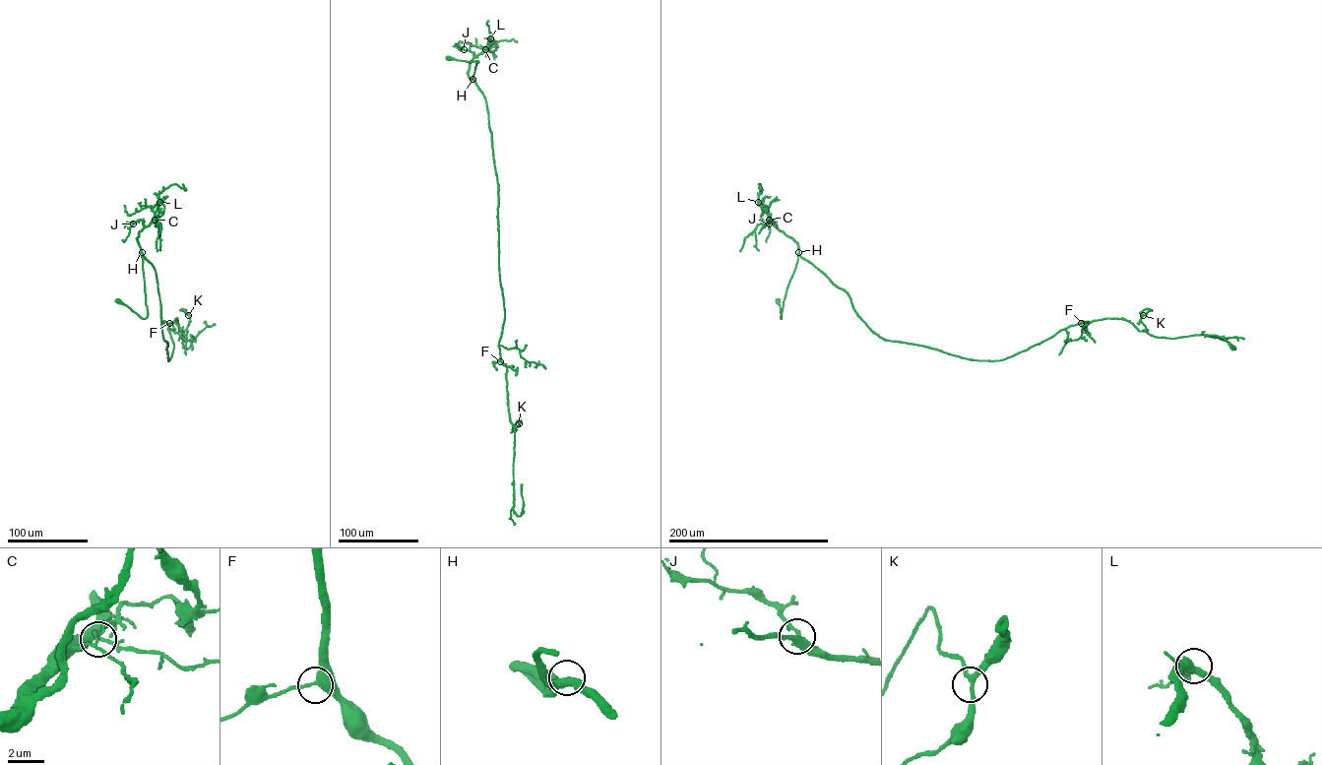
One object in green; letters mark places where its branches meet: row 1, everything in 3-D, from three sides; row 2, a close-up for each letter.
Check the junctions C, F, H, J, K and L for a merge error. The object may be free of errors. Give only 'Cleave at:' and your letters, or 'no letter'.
Cleave at: C

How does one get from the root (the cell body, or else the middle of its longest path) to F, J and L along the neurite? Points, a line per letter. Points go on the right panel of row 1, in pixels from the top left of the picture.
F: (778, 300), (781, 318), (799, 252), (847, 292), (857, 315), (886, 340), (970, 359), (999, 360), (1081, 323)
J: (778, 300), (781, 318), (799, 248), (772, 220), (769, 223)
L: (778, 300), (781, 318), (799, 248), (792, 238), (774, 224), (758, 202)

